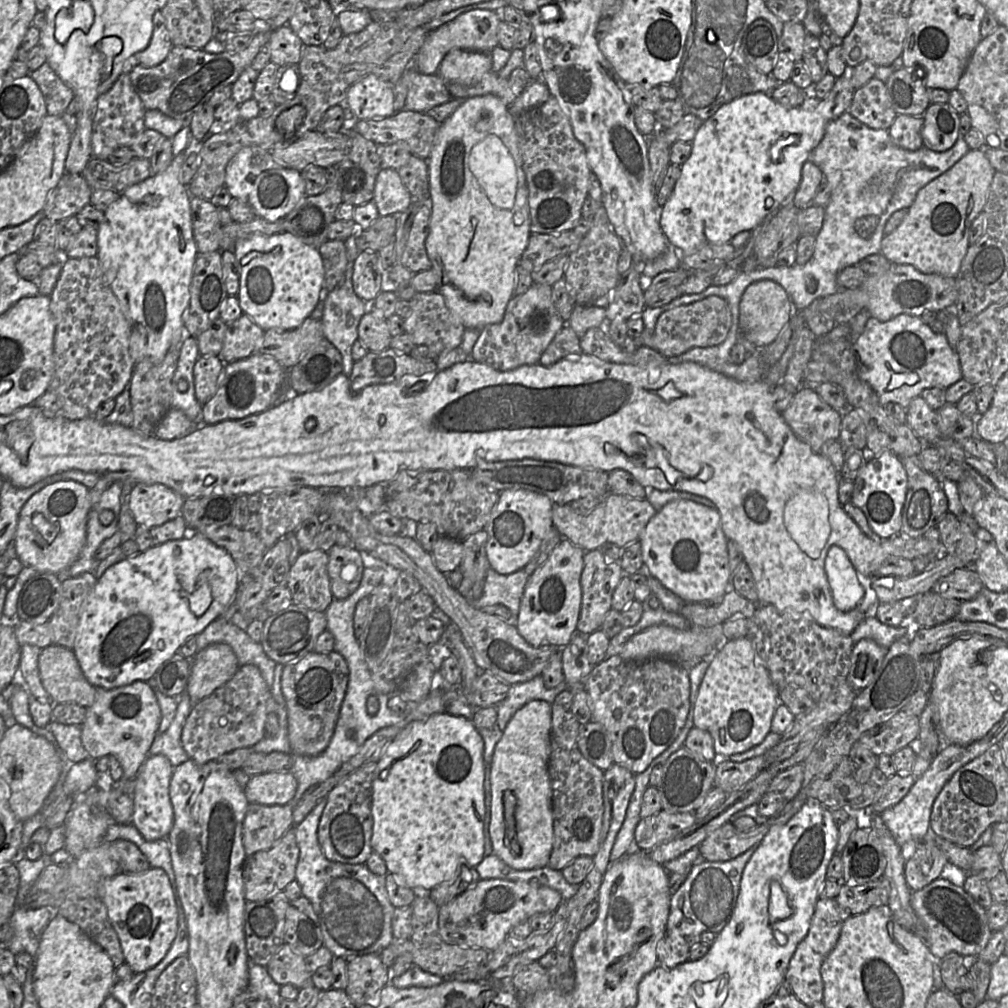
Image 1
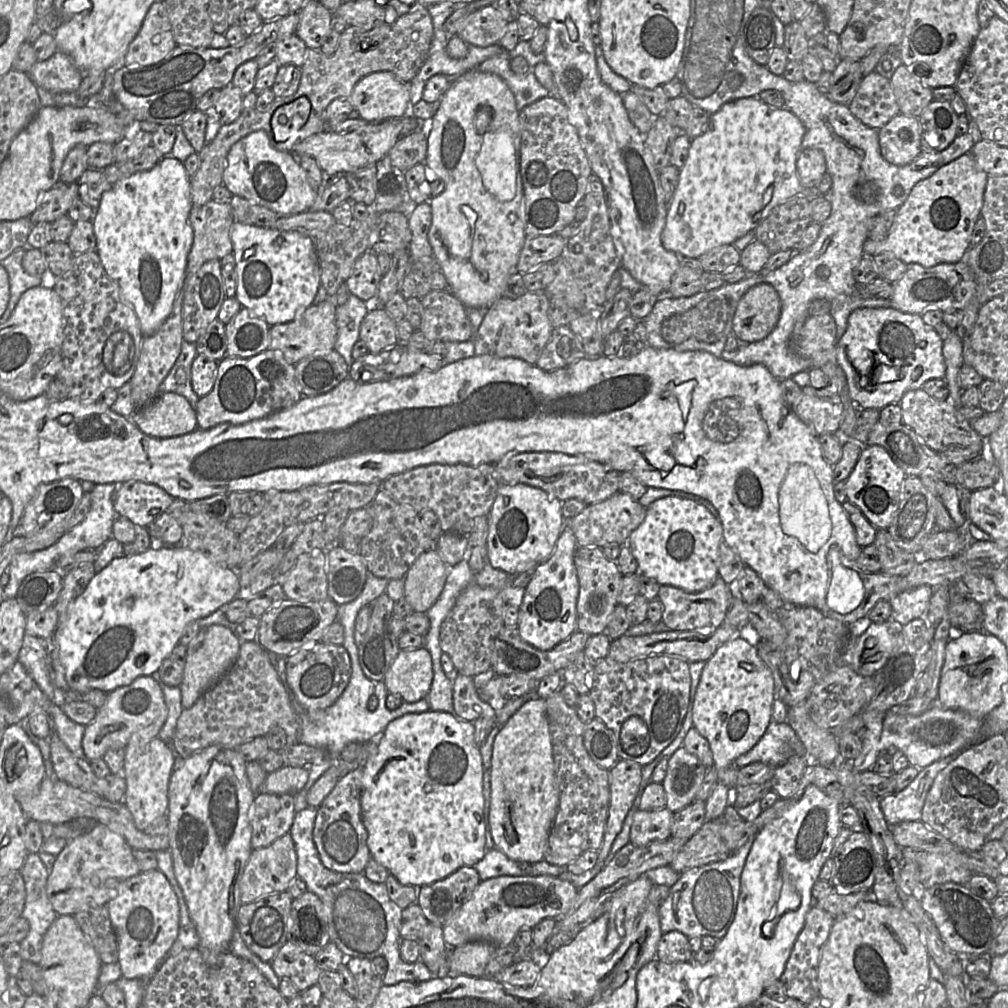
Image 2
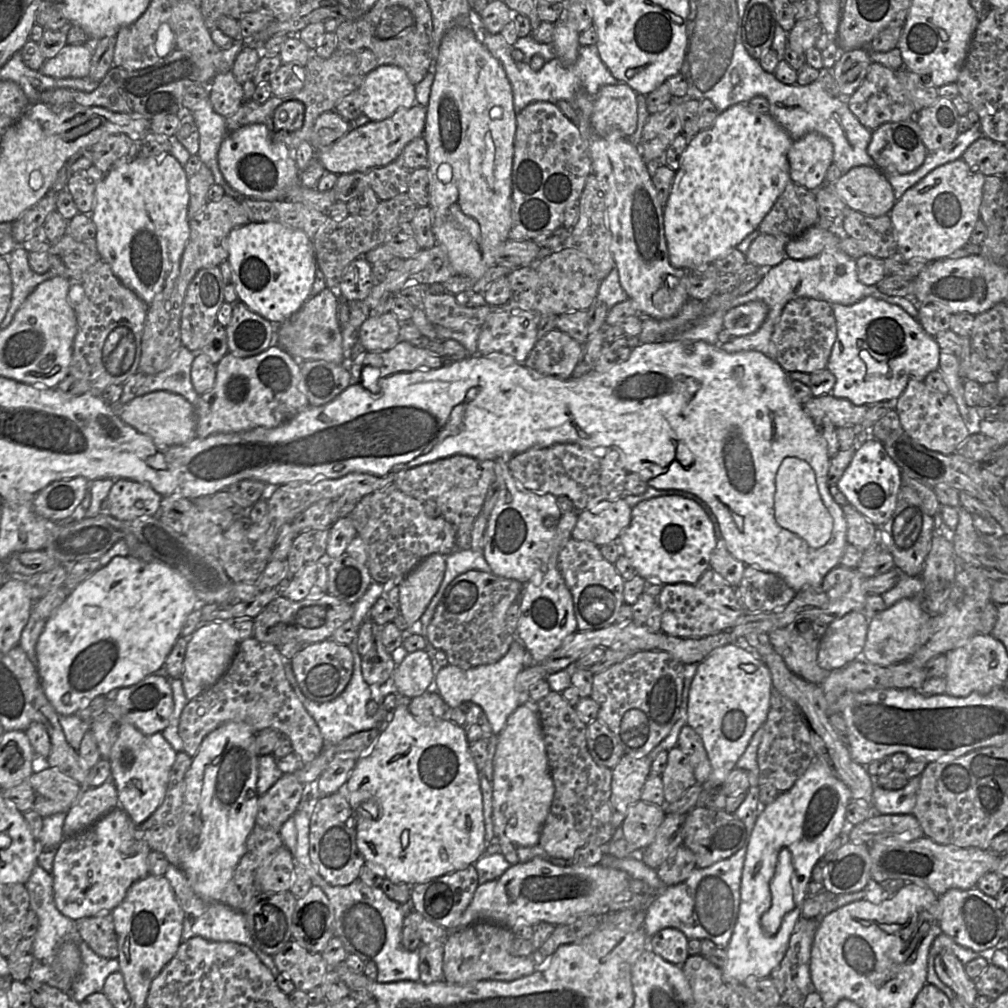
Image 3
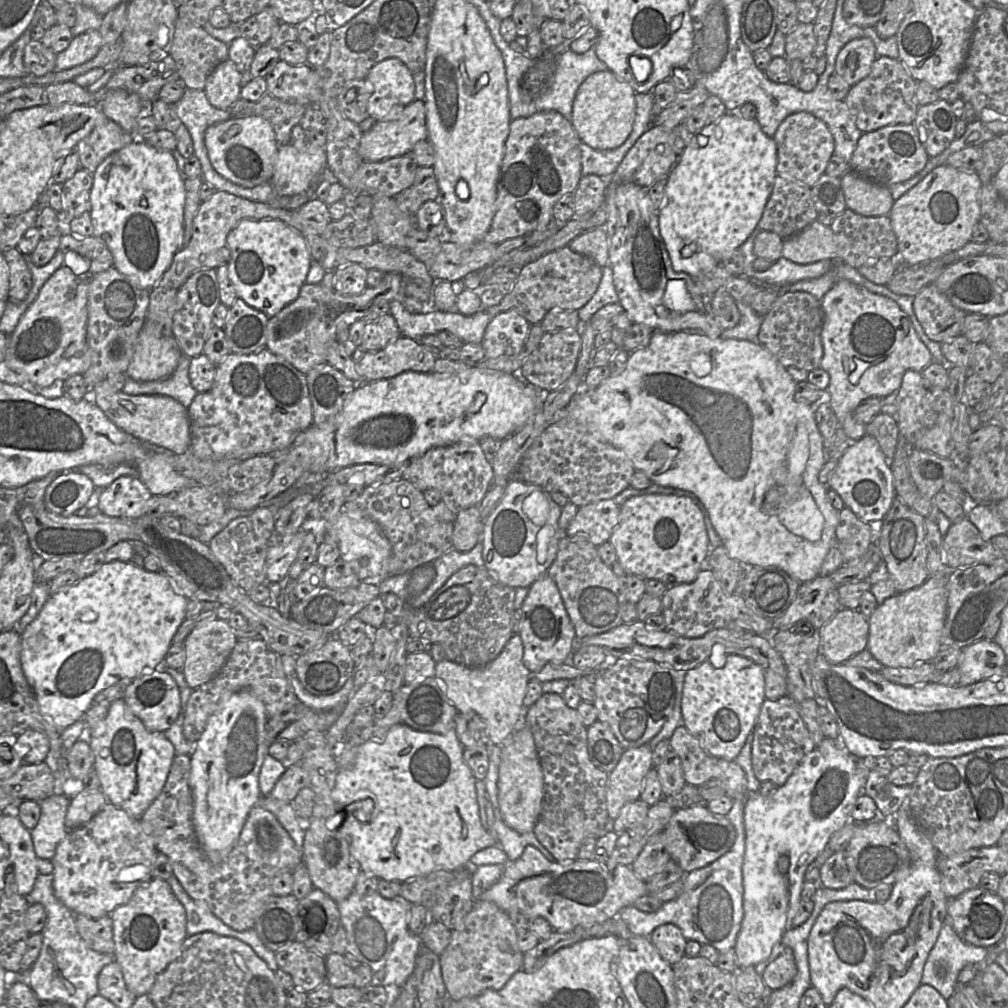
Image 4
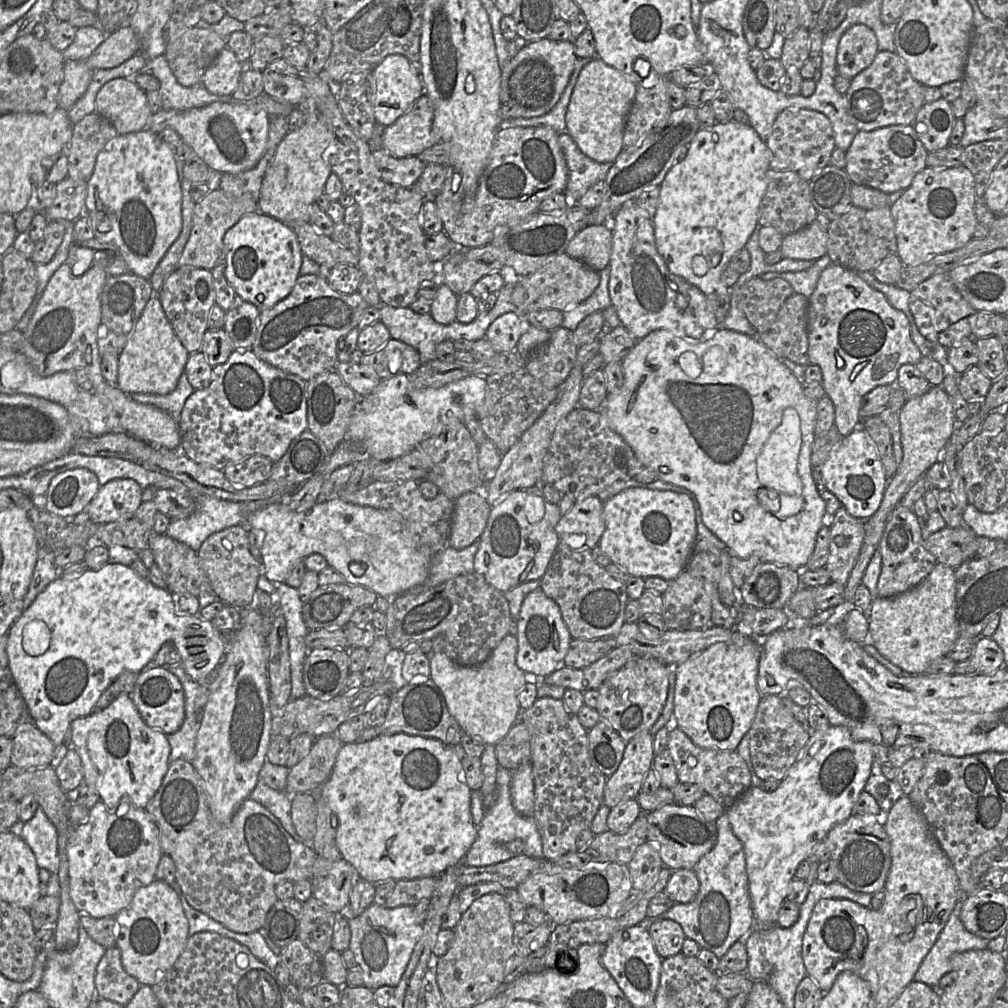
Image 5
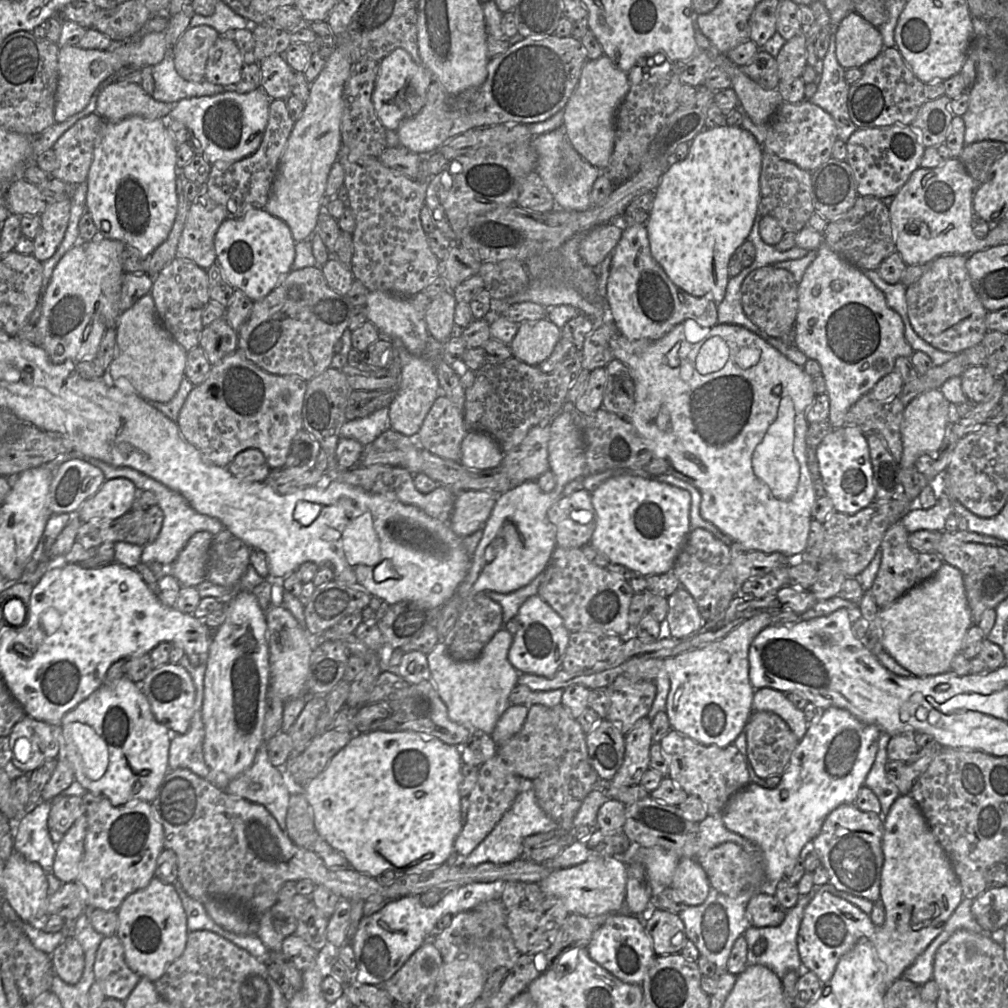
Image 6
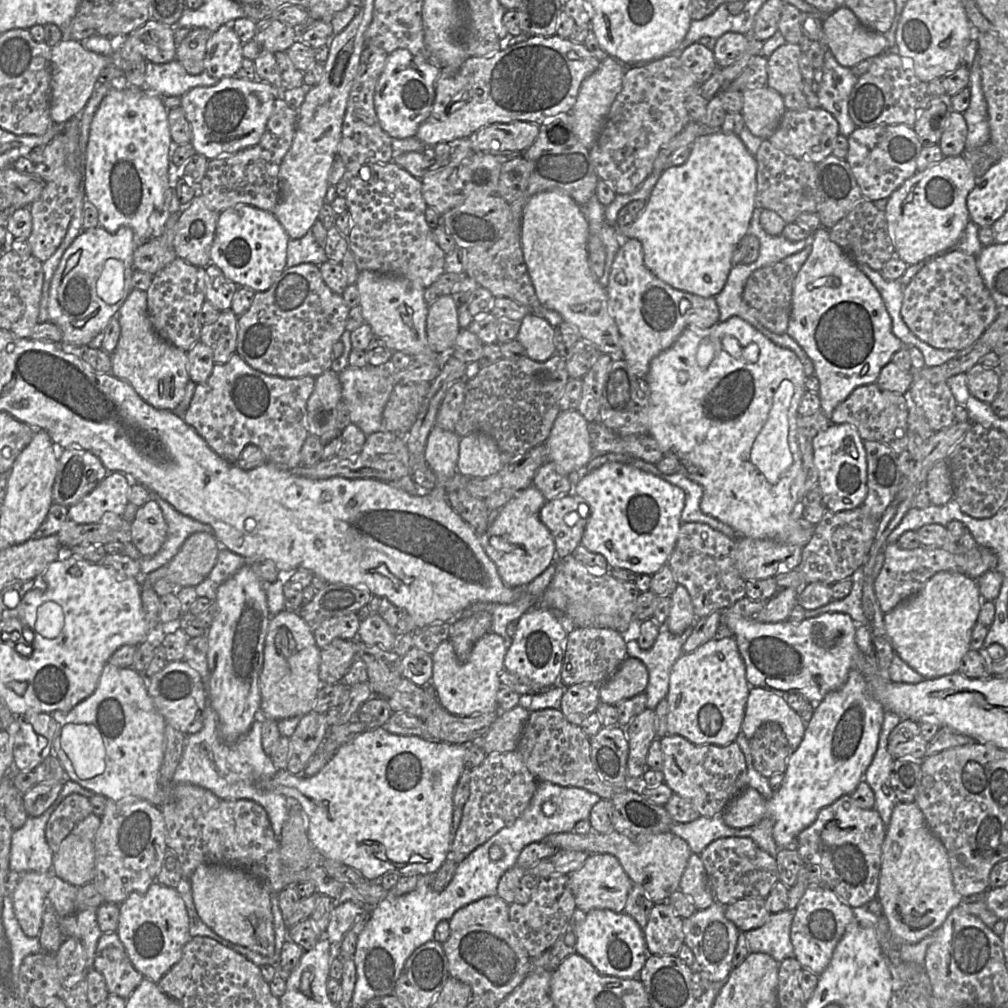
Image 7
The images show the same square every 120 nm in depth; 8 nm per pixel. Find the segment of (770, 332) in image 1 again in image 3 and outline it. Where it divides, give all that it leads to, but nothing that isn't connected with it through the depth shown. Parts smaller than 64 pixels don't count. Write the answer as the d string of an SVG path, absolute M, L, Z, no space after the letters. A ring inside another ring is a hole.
M760 300L734 306L726 311L723 326L732 337L756 332L768 314L767 305Z

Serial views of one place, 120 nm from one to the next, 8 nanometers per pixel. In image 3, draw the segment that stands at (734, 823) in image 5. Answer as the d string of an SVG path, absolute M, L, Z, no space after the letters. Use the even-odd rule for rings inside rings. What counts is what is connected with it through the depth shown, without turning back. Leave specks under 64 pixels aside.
M815 756L790 789L780 792L771 803L762 806L749 836L741 878L738 918L725 949L727 961L721 968L725 981L744 984L747 979L763 979L780 965L789 947L790 937L802 917L813 867L822 859L831 842L846 831L846 808L851 800L848 787L822 757ZM765 923L769 928L777 928L776 932L767 934L763 926Z

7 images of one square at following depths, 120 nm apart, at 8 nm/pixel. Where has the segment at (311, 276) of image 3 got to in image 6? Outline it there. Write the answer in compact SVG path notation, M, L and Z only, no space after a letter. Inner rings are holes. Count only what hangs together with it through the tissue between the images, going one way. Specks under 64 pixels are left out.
M254 207L244 208L244 210L238 214L229 214L228 217L220 224L215 235L216 263L221 266L225 279L232 287L238 290L242 290L250 299L253 300L253 302L256 302L260 299L263 299L271 291L273 291L291 271L295 258L295 244L296 241L293 239L290 228L281 219L271 215L264 209L257 209Z

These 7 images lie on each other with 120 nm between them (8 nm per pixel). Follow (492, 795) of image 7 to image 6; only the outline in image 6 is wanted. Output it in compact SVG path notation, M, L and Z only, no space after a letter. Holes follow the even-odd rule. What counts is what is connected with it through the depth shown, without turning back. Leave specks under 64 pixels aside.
M495 755L478 770L477 782L467 796L469 808L466 821L457 838L446 864L450 866L462 866L470 853L486 838L494 829L502 816L508 811L519 794L519 776L500 758Z

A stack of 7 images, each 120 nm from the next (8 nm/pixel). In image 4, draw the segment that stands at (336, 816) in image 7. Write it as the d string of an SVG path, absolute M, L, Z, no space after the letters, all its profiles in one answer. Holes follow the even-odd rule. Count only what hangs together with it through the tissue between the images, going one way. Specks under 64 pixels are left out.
M397 724L382 739L364 742L352 767L338 771L332 799L337 812L344 812L340 833L347 840L350 854L359 862L361 871L379 880L403 883L437 871L464 869L476 852L498 845L496 838L481 825L475 789L477 780L463 759L463 752L454 727L437 734ZM367 797L373 799L374 810L370 821L361 823L348 815L346 808Z

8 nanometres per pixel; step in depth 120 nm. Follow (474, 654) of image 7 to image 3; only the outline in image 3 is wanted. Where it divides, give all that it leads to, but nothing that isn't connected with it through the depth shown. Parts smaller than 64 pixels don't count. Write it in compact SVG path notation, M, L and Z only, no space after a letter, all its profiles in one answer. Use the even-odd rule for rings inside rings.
M516 638L508 652L494 664L470 669L462 669L451 664L442 667L435 676L433 687L450 709L464 702L473 702L480 706L488 718L493 734L499 735L508 717L522 704L522 697L515 689L515 680L525 668L525 655L526 648Z

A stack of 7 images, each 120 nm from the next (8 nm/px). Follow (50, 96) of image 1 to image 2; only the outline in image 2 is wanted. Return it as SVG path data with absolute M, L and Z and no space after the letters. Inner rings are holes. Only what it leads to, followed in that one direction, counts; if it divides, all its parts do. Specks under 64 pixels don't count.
M57 51L45 61L37 61L27 73L37 87L52 93L77 92L84 74L71 57Z

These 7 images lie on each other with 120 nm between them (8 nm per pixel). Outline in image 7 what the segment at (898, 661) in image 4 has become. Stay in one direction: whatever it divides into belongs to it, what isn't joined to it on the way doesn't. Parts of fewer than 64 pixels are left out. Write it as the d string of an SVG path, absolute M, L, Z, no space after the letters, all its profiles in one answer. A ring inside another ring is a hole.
M959 571L934 574L914 595L884 613L884 626L895 653L924 679L933 679L958 671L962 657L970 650L971 632L977 623L983 598L975 579Z

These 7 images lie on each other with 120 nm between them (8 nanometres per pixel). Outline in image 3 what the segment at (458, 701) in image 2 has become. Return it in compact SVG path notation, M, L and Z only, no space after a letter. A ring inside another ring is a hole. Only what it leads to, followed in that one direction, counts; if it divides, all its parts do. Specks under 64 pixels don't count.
M464 702L448 712L448 719L460 726L470 743L480 739L490 739L491 725L483 709L473 702Z

